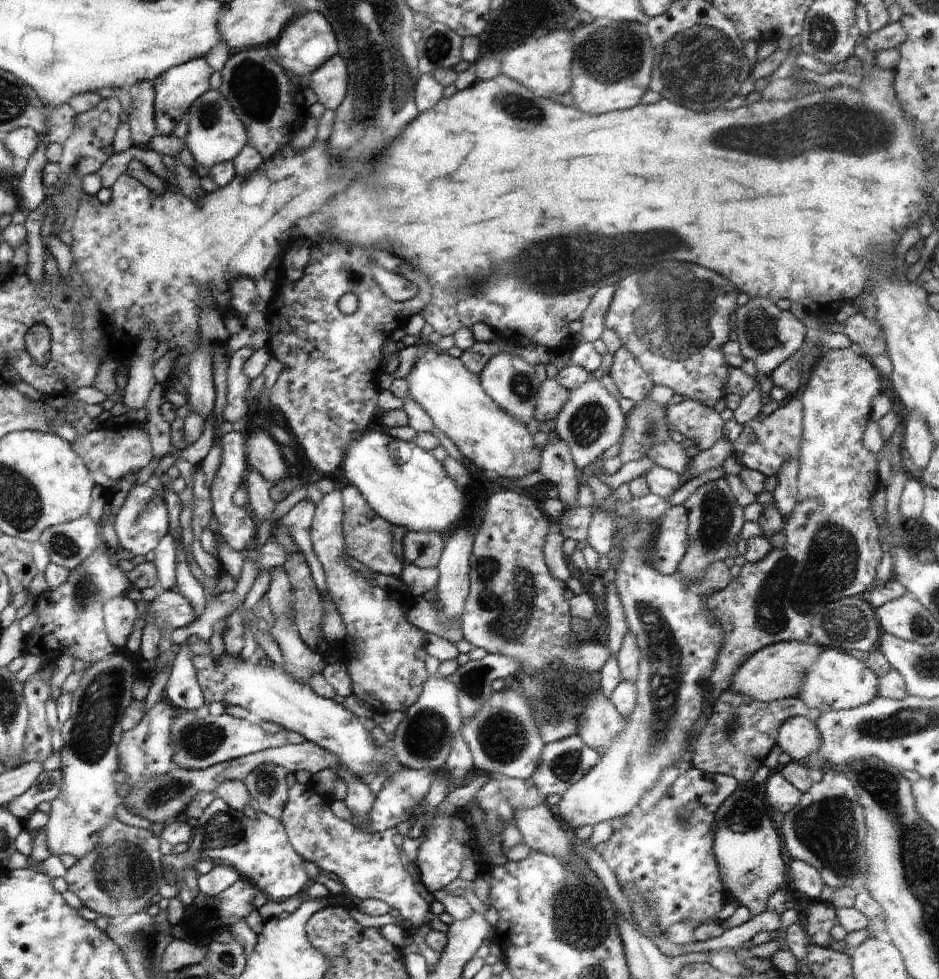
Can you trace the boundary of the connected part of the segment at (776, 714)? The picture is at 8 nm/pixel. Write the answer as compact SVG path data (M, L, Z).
M730 691L722 692L712 706L706 726L695 739L691 766L703 773L734 776L738 782L752 781L758 769L765 766L768 753L777 746L776 734L786 718L802 716L814 721L820 714L818 710L808 708L798 697L764 704Z

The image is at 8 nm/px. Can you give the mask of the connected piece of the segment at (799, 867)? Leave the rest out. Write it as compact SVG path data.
M787 860L786 877L792 881L794 888L806 894L812 900L819 900L825 883L814 866L800 860Z

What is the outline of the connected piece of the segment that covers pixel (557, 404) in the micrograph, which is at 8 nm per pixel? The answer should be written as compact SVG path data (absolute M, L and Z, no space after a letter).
M544 380L538 390L534 419L540 421L540 423L554 420L558 417L560 410L562 410L562 406L566 404L568 398L570 398L570 390L564 388L558 380Z

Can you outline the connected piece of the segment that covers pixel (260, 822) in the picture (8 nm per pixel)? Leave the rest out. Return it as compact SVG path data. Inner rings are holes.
M217 798L198 819L186 854L186 864L194 868L198 862L208 860L214 864L232 866L240 878L246 878L258 886L258 892L266 901L286 901L300 894L308 882L304 872L304 858L294 852L285 826L278 819L265 813L256 814L258 820L250 820L242 810L234 810Z

